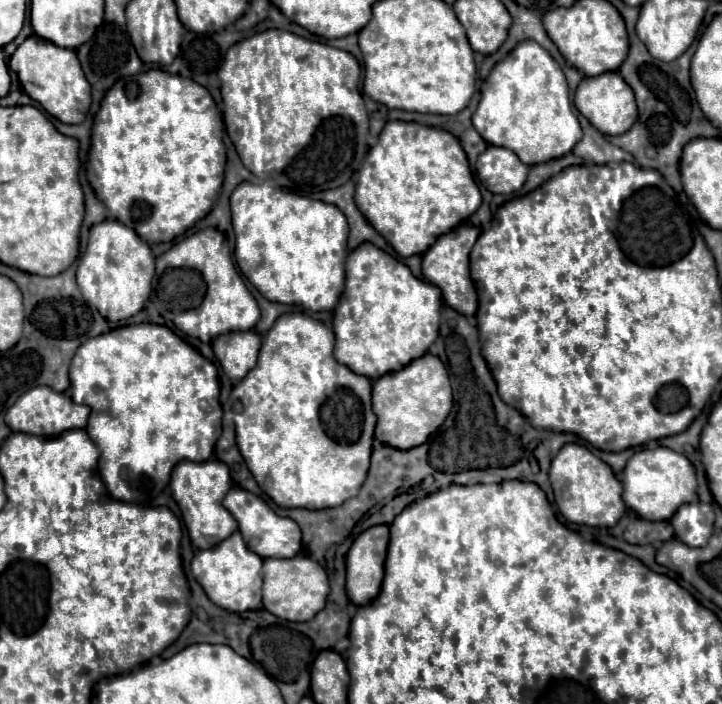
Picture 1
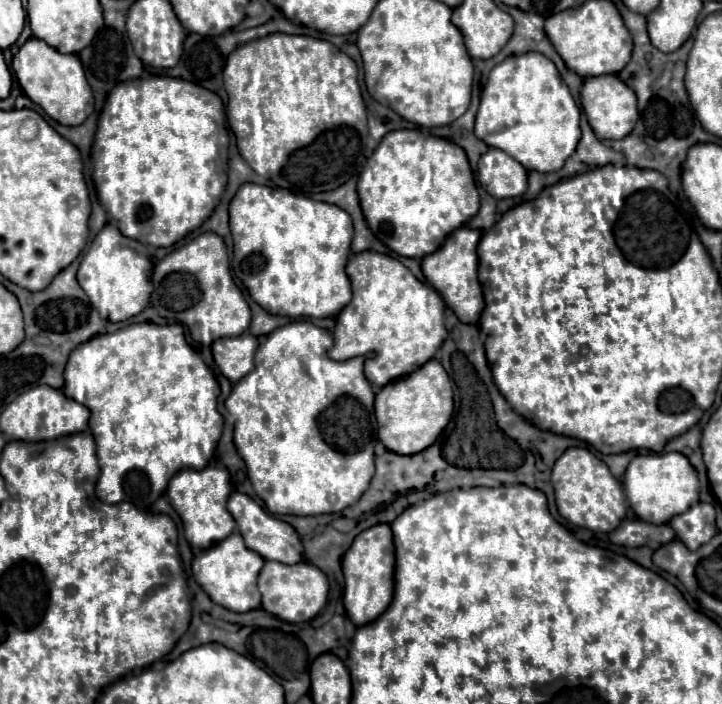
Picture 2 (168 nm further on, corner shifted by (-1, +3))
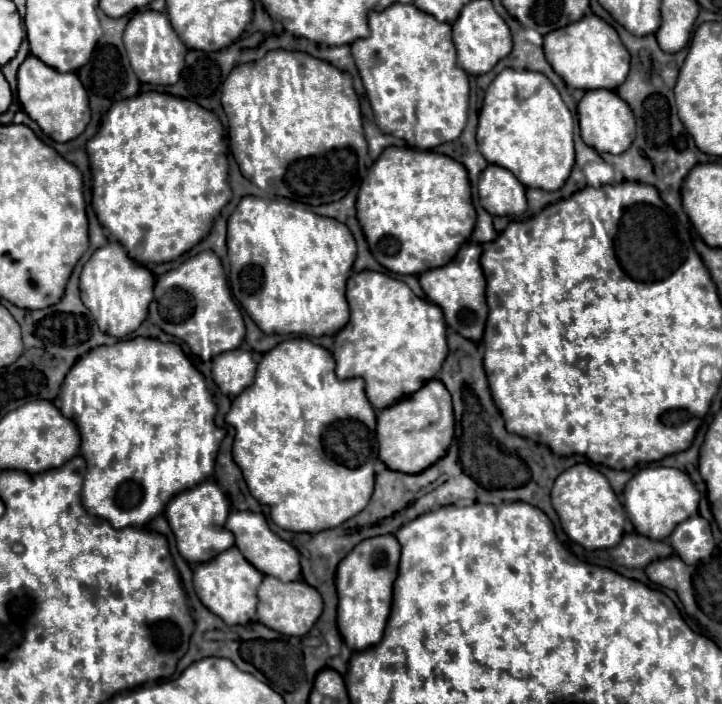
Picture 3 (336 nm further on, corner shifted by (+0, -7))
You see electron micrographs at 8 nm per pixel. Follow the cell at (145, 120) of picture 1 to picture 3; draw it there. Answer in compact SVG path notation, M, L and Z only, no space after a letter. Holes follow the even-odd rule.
M160 92L114 102L106 112L98 134L88 140L92 172L92 208L98 222L130 252L138 264L172 262L194 248L212 228L224 204L232 198L228 186L228 146L218 116L200 104Z

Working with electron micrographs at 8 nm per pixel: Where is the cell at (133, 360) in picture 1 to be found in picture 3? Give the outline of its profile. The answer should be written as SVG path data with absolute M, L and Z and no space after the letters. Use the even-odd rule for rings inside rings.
M132 338L132 340L122 340L112 346L98 346L90 350L86 356L82 356L74 368L66 374L66 380L62 382L60 388L60 412L74 420L78 432L80 432L80 454L86 460L86 478L84 478L84 490L82 490L82 504L88 514L100 516L108 520L114 528L124 528L124 526L146 526L150 520L154 520L168 504L170 496L176 496L178 492L184 492L186 488L194 488L194 484L200 484L202 480L212 476L214 470L214 460L218 454L218 446L224 438L224 430L214 424L214 414L216 414L216 404L206 388L204 376L190 364L190 360L184 356L178 344L162 344L156 338Z

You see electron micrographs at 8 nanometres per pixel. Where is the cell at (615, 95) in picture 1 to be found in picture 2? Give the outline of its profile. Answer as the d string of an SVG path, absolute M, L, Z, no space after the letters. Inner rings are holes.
M615 74L585 78L585 84L581 88L581 106L587 114L591 128L595 130L597 138L601 138L601 140L619 140L619 138L627 136L639 118L635 92Z

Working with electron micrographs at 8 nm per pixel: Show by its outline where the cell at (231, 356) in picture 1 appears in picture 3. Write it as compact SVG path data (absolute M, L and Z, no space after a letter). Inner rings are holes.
M230 350L212 360L212 378L222 394L238 396L254 382L256 362L246 350Z

